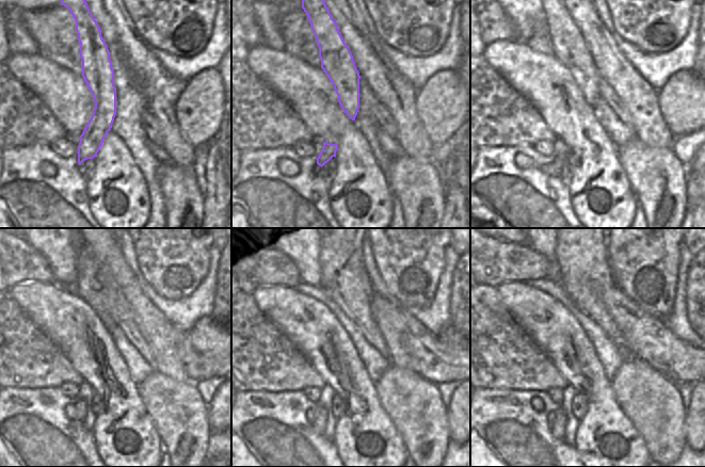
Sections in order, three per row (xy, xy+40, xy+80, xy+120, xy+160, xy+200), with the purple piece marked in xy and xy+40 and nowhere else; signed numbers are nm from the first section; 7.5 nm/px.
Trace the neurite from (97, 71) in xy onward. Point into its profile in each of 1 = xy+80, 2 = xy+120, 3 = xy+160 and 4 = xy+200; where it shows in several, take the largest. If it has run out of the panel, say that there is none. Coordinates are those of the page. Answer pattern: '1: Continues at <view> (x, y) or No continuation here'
1: Continues at xy+80 (570, 48)
2: Continues at xy+120 (86, 284)
3: Continues at xy+160 (317, 416)
4: Continues at xy+200 (557, 420).

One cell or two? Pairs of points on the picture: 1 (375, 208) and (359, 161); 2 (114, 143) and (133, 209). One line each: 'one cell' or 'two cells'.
1: one cell
2: one cell

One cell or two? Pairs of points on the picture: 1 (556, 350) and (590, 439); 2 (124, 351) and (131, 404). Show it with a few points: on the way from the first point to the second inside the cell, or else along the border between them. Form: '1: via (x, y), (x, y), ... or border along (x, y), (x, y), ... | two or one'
1: via (577, 342), (594, 379), (596, 407) | one
2: border along (114, 341), (115, 349), (131, 379), (138, 384) | two

